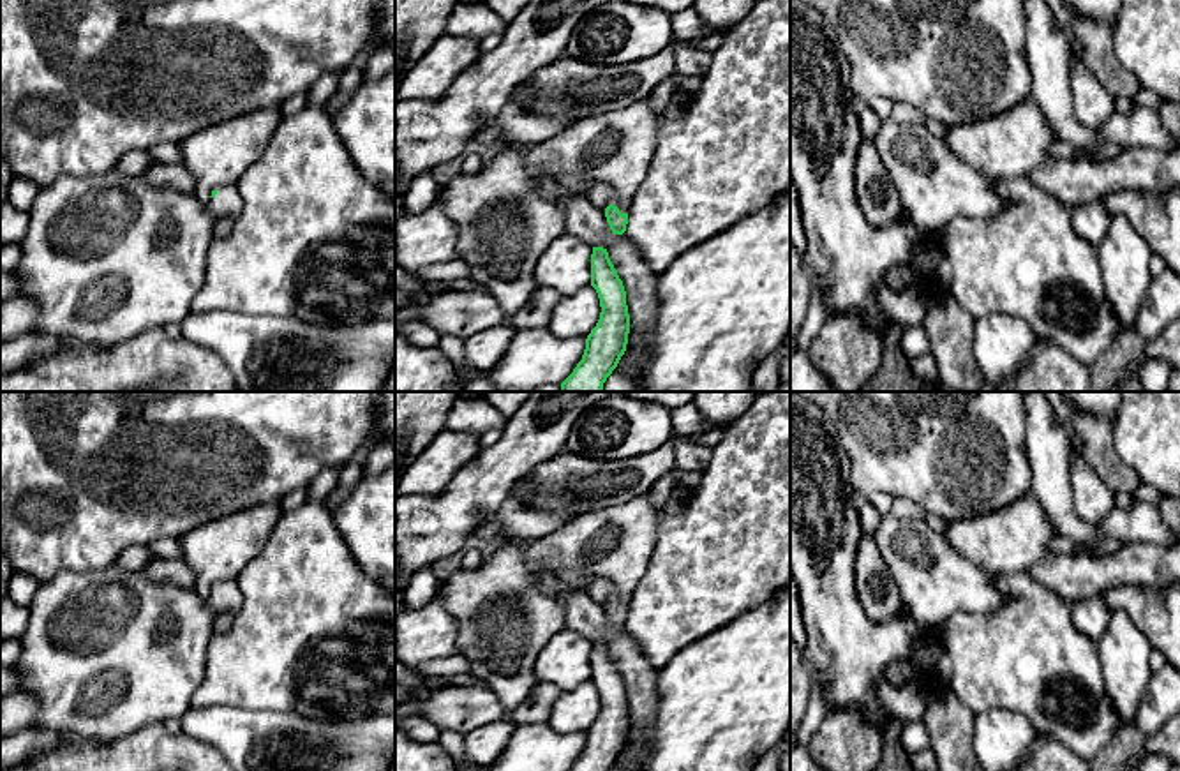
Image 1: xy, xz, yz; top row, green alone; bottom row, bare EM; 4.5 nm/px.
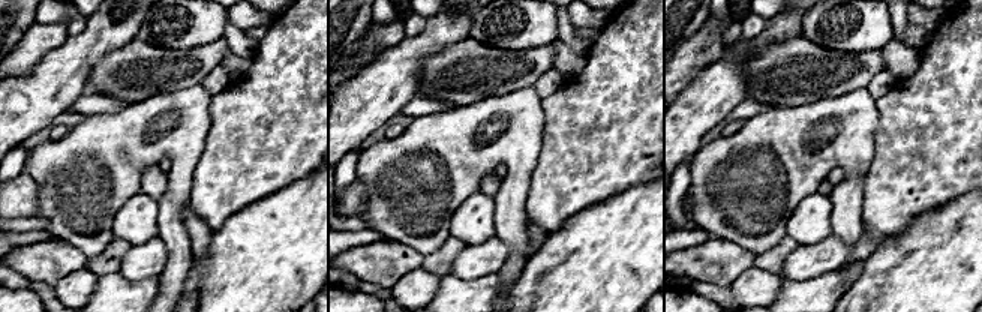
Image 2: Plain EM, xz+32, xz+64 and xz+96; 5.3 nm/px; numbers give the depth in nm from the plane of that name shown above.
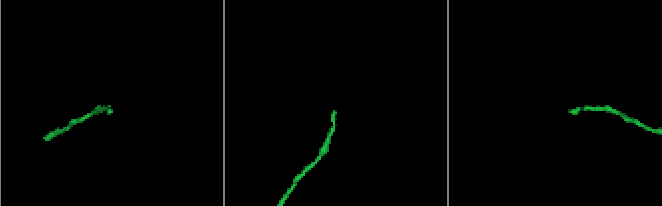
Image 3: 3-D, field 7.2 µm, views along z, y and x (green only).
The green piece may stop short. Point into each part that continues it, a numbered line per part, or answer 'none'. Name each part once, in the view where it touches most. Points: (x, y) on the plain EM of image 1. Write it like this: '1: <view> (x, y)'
1: xz (505, 620)

